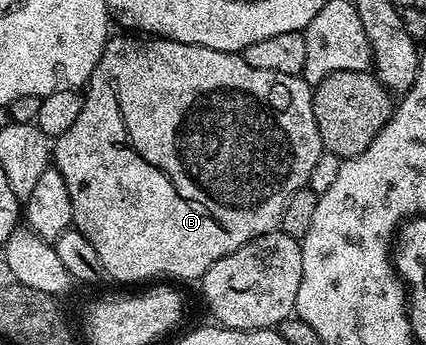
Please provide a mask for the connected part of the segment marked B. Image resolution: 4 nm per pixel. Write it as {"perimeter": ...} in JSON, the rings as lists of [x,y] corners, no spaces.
{"perimeter":[[[121,33],[125,35],[110,34],[109,40],[105,43],[103,53],[99,57],[99,61],[95,65],[95,69],[91,73],[89,82],[84,88],[83,94],[83,110],[79,112],[79,118],[72,123],[71,129],[67,129],[67,133],[56,136],[55,142],[51,147],[51,159],[57,167],[59,173],[63,175],[63,181],[66,182],[67,190],[70,194],[71,209],[73,210],[72,226],[76,230],[83,233],[83,237],[87,237],[87,241],[91,241],[91,245],[95,248],[95,253],[99,253],[99,261],[103,261],[103,269],[106,276],[111,280],[118,279],[121,283],[137,283],[140,279],[149,279],[145,281],[157,281],[160,275],[166,275],[166,280],[177,281],[173,279],[193,279],[200,280],[207,269],[211,269],[211,265],[215,265],[215,261],[219,261],[223,257],[227,257],[227,253],[235,253],[235,249],[239,249],[243,245],[247,245],[247,241],[251,241],[255,237],[259,237],[268,231],[278,230],[281,214],[283,213],[283,205],[287,205],[287,197],[291,197],[291,193],[295,193],[295,189],[306,186],[311,177],[311,169],[314,168],[316,161],[319,160],[323,148],[321,146],[321,138],[319,137],[319,125],[315,125],[315,109],[313,108],[313,87],[301,75],[288,75],[287,73],[271,73],[271,69],[254,69],[251,65],[247,65],[244,54],[234,53],[231,51],[220,51],[219,49],[207,49],[199,45],[191,45],[190,43],[180,43],[174,39],[159,39],[156,37],[146,37],[141,33]]]}

